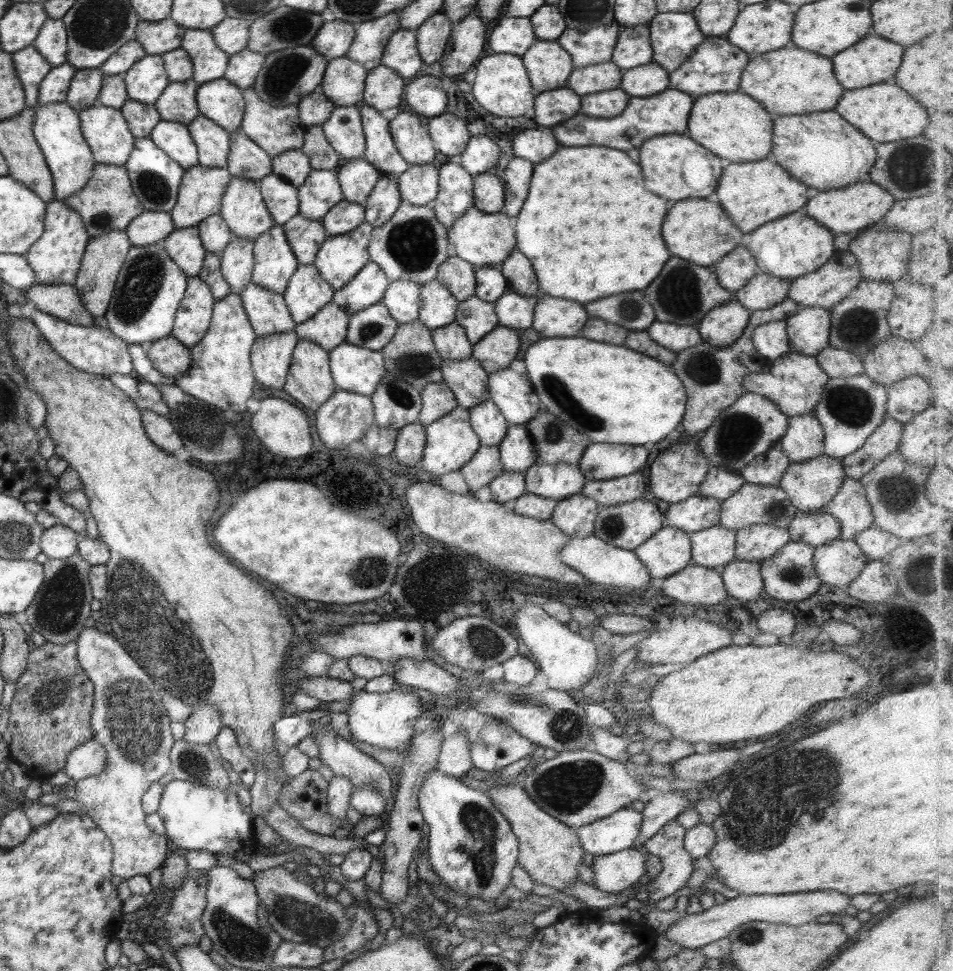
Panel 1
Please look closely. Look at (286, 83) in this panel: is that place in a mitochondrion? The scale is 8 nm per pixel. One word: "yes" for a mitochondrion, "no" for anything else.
yes

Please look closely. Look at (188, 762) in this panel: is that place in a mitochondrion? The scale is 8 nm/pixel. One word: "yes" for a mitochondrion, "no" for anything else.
yes

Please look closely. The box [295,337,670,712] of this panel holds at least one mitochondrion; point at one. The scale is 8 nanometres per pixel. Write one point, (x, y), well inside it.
(484, 646)

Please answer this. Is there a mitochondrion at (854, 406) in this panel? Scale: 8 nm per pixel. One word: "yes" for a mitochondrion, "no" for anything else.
yes

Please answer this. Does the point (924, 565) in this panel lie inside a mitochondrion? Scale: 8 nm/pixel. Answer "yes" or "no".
yes

